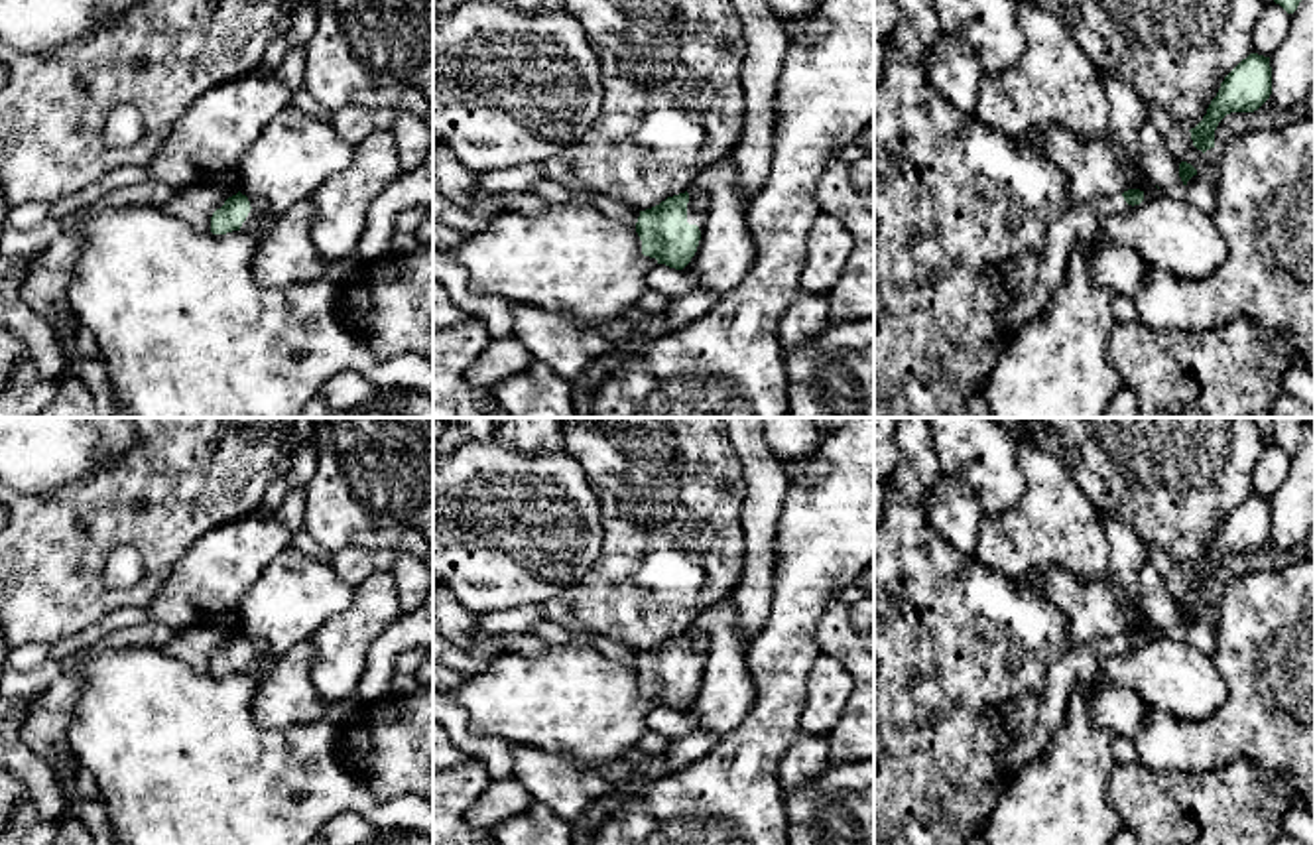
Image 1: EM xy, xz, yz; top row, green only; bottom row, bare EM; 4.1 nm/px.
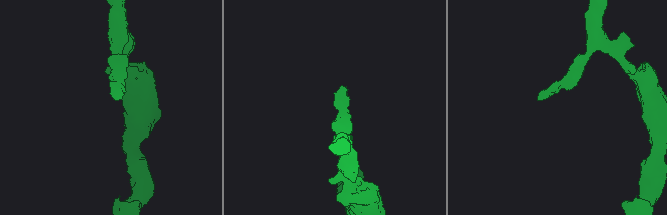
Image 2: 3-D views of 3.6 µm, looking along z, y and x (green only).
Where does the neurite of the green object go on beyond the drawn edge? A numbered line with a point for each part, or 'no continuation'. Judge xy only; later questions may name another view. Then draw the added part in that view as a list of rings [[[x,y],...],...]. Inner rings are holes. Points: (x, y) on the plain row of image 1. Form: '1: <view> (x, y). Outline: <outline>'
1: xy (256, 664). Outline: [[[250,650],[246,662],[242,664],[240,672],[250,674],[254,678],[260,678],[264,672],[268,672],[272,662],[268,662],[262,654]]]

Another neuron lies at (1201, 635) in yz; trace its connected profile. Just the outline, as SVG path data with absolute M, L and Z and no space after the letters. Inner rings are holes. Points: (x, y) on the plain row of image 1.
M1193 617L1187 626L1187 642L1199 652L1211 656L1217 646L1215 622L1213 618Z

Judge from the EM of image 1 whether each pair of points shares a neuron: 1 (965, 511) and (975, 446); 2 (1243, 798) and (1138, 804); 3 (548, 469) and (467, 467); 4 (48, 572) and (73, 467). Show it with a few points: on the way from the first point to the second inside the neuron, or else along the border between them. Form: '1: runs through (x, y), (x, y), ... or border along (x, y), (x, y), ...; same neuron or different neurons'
1: border along (943, 473), (961, 481), (985, 515); different neurons
2: runs through (1217, 798), (1174, 798), (1164, 804); same neuron
3: runs through (528, 469), (487, 469); same neuron
4: border along (111, 461), (77, 483), (24, 495); different neurons

